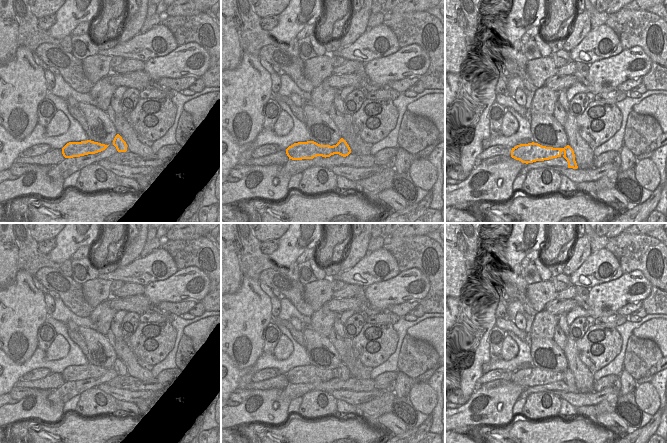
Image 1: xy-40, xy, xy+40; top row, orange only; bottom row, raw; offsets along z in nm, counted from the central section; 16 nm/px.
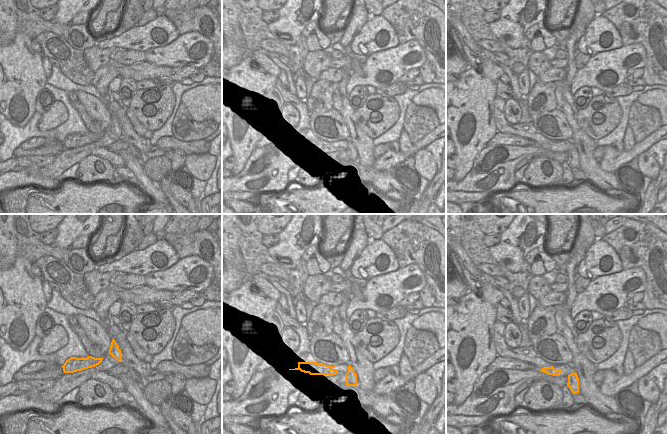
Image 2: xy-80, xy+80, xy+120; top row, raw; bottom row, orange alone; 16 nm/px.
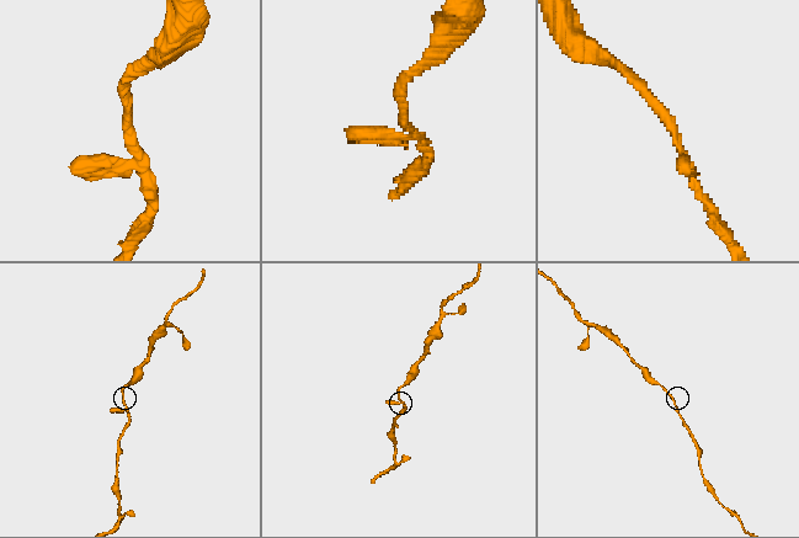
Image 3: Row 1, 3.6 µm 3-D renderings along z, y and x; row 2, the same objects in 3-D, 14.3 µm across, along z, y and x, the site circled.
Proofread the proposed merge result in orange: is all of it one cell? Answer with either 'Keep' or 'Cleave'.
Cleave.

